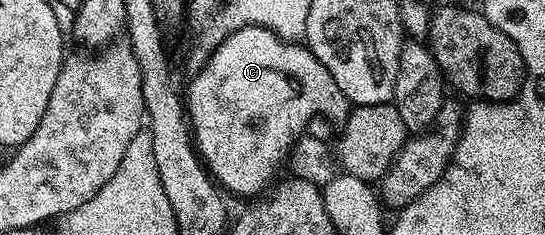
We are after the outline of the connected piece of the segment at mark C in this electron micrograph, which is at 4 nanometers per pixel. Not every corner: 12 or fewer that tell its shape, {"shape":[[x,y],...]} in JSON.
{"shape":[[220,40],[186,91],[201,160],[259,196],[324,114],[352,104],[307,46]]}

